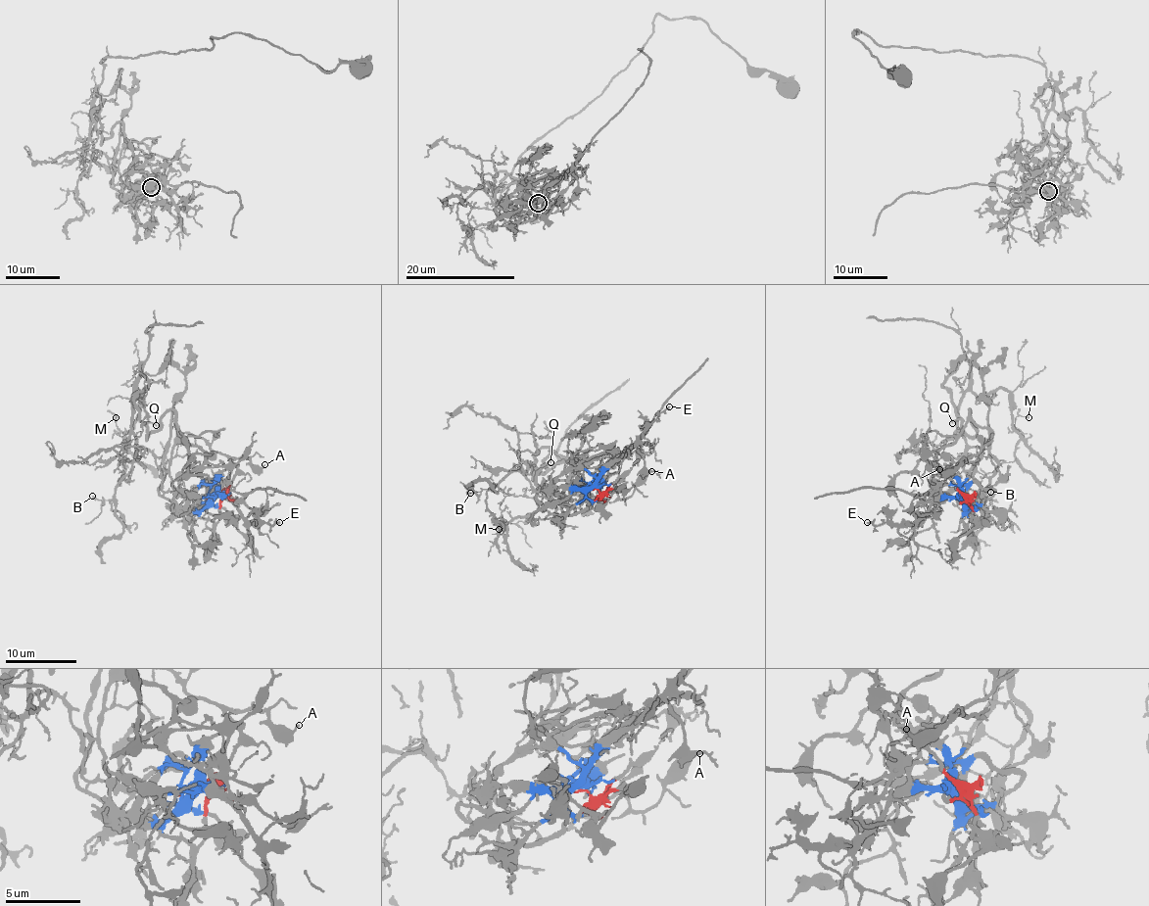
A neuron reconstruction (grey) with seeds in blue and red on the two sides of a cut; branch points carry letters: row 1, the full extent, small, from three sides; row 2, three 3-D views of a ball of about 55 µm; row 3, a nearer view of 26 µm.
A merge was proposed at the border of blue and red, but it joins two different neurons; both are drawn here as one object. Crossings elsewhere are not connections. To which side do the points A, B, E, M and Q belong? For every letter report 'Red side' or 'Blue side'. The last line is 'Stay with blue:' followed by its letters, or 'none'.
A: Red side
B: Red side
E: Blue side
M: Red side
Q: Red side
Stay with blue: E

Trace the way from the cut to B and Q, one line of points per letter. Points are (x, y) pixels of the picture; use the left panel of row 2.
B: (213, 496), (236, 468), (187, 433), (164, 476), (142, 449), (111, 500), (92, 496)
Q: (213, 496), (236, 475), (229, 458), (201, 437), (179, 431), (172, 409), (147, 438), (145, 426), (157, 425)

